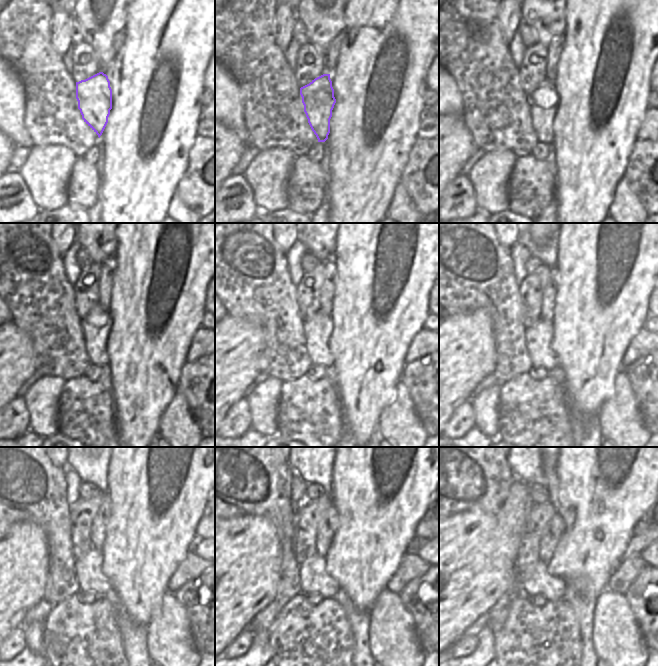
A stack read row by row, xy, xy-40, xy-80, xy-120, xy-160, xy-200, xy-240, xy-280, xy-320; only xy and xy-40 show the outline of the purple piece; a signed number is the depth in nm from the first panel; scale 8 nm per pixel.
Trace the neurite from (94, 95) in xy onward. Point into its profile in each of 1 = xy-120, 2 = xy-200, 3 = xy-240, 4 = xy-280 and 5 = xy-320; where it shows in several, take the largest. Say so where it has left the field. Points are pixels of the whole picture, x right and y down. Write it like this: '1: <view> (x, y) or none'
1: xy-120 (95, 326)
2: xy-200 (539, 336)
3: xy-240 (89, 575)
4: xy-280 (313, 578)
5: xy-320 (535, 579)

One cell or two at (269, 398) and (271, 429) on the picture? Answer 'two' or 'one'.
one

